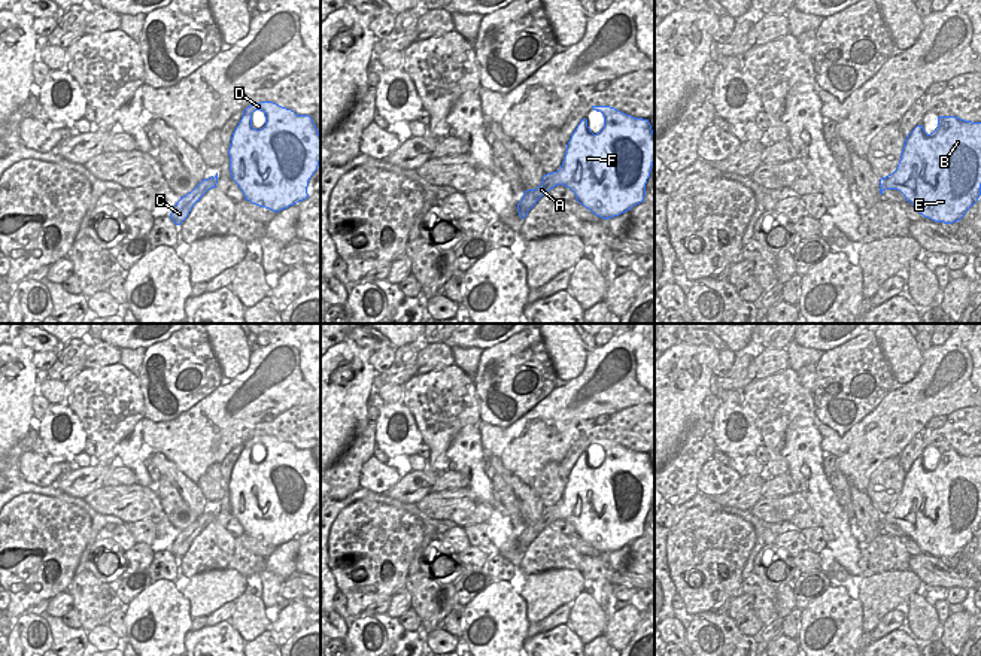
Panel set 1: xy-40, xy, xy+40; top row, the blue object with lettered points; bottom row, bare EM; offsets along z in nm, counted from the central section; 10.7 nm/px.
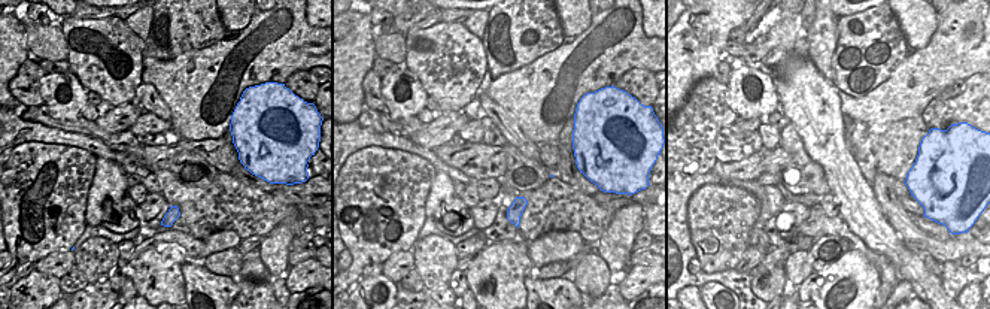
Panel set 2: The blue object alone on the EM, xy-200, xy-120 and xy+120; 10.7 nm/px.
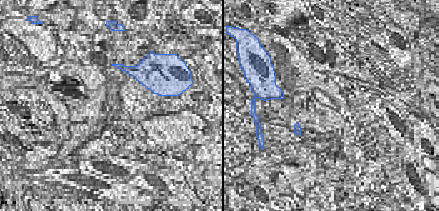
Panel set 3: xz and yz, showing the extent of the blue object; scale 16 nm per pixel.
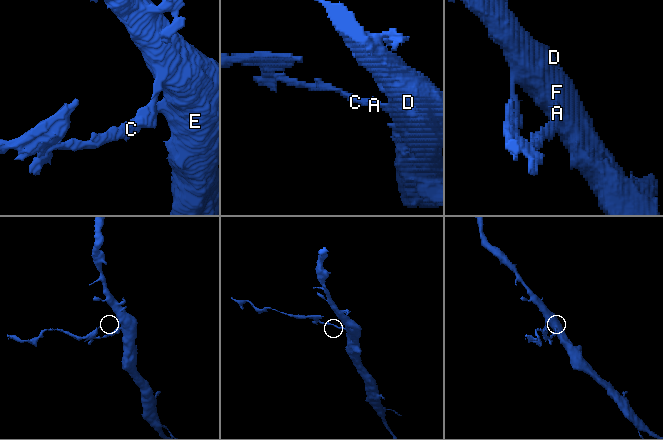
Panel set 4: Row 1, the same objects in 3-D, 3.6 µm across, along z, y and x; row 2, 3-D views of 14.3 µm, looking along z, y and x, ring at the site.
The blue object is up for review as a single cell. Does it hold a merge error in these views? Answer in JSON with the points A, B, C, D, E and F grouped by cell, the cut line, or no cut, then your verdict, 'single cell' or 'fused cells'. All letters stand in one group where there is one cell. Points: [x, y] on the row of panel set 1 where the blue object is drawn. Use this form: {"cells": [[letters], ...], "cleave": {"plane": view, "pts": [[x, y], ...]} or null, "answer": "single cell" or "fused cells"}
{"cells": [["A", "C"], ["B", "D", "E", "F"]], "cleave": {"plane": "xy", "pts": [[544, 175], [553, 187]]}, "answer": "fused cells"}

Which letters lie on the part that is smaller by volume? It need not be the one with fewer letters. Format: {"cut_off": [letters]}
{"cut_off": ["A", "C"]}

